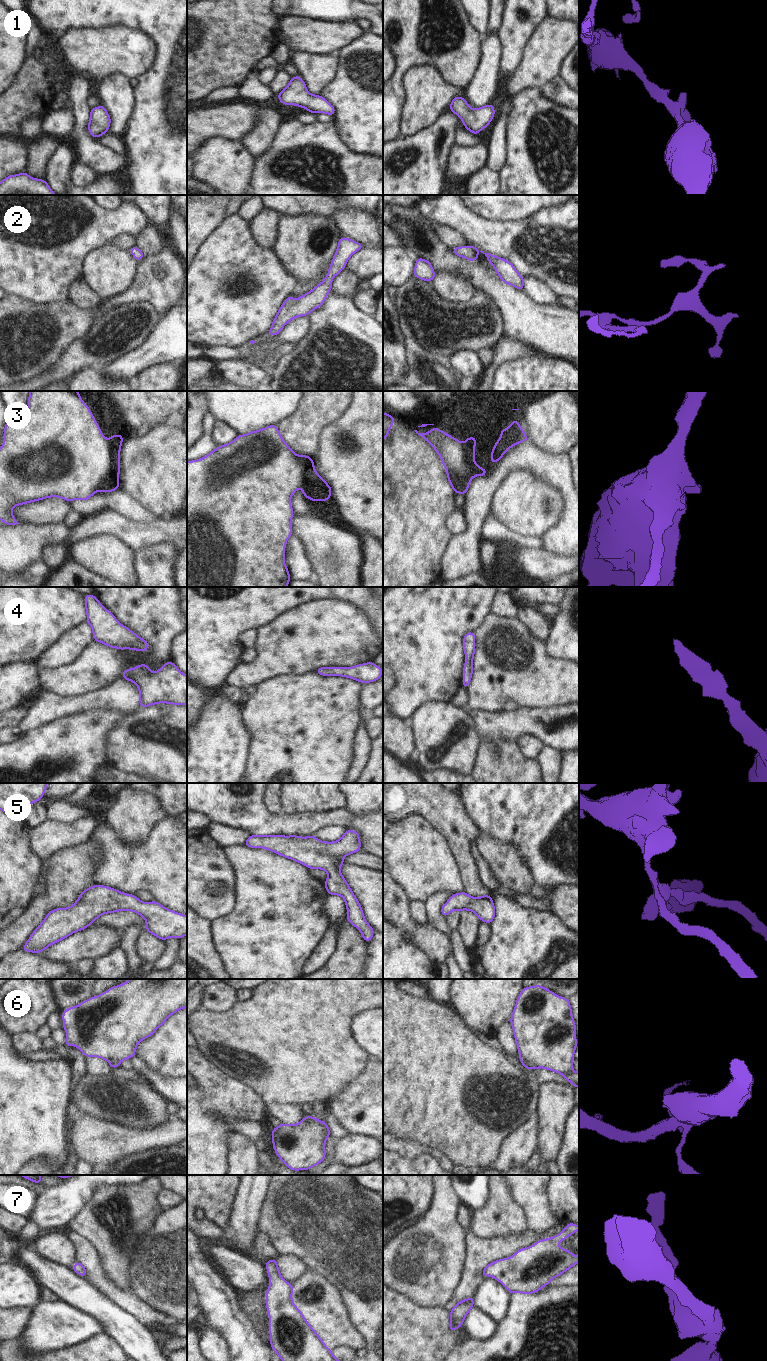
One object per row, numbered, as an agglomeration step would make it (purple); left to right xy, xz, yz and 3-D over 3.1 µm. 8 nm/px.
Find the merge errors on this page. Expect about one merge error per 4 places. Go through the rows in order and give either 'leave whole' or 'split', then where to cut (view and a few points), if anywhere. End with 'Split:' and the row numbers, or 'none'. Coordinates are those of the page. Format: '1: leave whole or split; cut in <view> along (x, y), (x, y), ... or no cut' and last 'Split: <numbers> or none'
1: leave whole; no cut
2: leave whole; no cut
3: split; cut in xy along (117, 475), (107, 474), (97, 489)
4: leave whole; no cut
5: leave whole; no cut
6: split; cut in yz along (520, 1056), (537, 1067)
7: leave whole; no cut
Split: 3, 6

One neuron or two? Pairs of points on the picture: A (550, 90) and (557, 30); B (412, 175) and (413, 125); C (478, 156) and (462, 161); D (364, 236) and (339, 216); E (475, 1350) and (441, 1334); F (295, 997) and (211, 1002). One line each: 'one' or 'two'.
A: two
B: two
C: one
D: one
E: two
F: two

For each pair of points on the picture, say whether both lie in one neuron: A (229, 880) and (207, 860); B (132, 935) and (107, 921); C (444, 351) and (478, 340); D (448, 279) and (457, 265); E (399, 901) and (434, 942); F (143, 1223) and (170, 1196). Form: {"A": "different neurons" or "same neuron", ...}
{"A": "same neuron", "B": "different neurons", "C": "same neuron", "D": "different neurons", "E": "same neuron", "F": "different neurons"}

